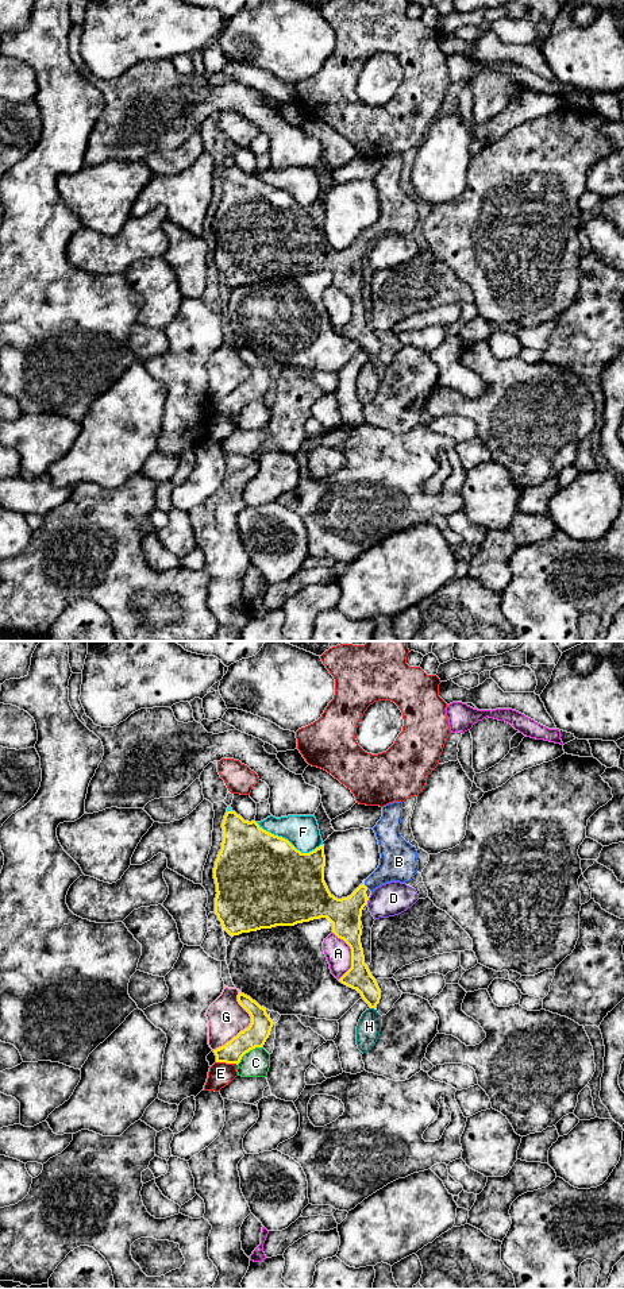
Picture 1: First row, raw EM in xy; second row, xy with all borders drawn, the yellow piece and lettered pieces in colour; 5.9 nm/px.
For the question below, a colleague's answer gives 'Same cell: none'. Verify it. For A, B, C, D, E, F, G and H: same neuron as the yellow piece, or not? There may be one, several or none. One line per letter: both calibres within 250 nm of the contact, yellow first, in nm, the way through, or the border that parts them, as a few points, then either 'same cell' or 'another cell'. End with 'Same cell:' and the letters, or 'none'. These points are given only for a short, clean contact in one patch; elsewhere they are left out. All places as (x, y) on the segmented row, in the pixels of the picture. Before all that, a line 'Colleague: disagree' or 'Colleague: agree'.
Colleague: disagree
A: 190/150 nm | another cell
B: 190/220 nm | across xy (345, 914), (358, 899), (365, 886), (399, 861) | same cell
C: 140/160 nm | another cell
D: 190/200 nm | another cell
E: 140/140 nm | another cell
F: 500/190 nm | another cell
G: 140/220 nm | another cell
H: 150/140 nm | along xy (370, 1007), (374, 1010) | another cell
Same cell: B

